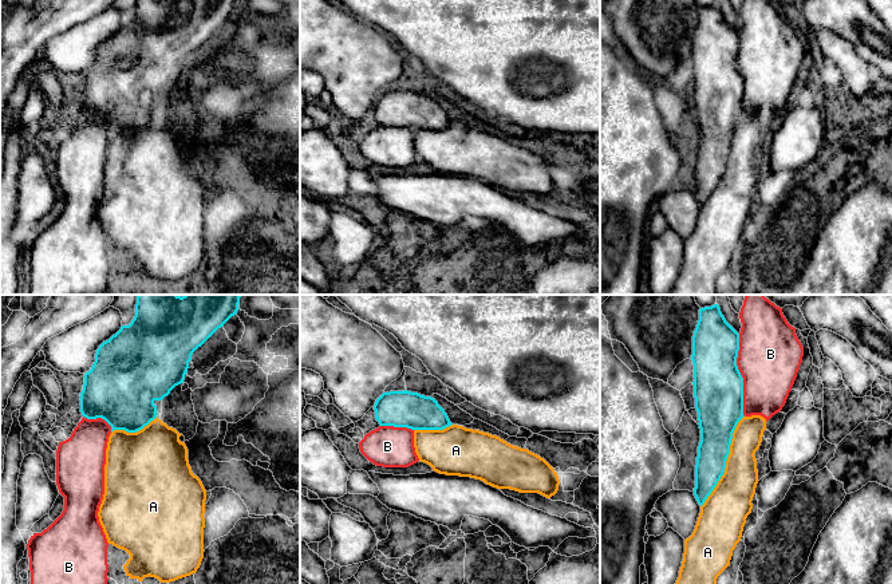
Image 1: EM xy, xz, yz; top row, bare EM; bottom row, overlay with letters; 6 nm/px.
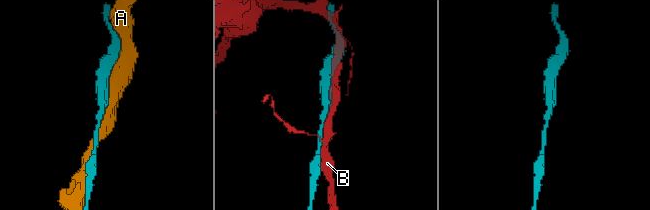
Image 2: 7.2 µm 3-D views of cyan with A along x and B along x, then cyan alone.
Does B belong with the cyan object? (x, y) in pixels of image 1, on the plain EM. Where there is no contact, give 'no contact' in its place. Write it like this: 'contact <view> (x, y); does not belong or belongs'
contact yz (741, 75); does not belong

